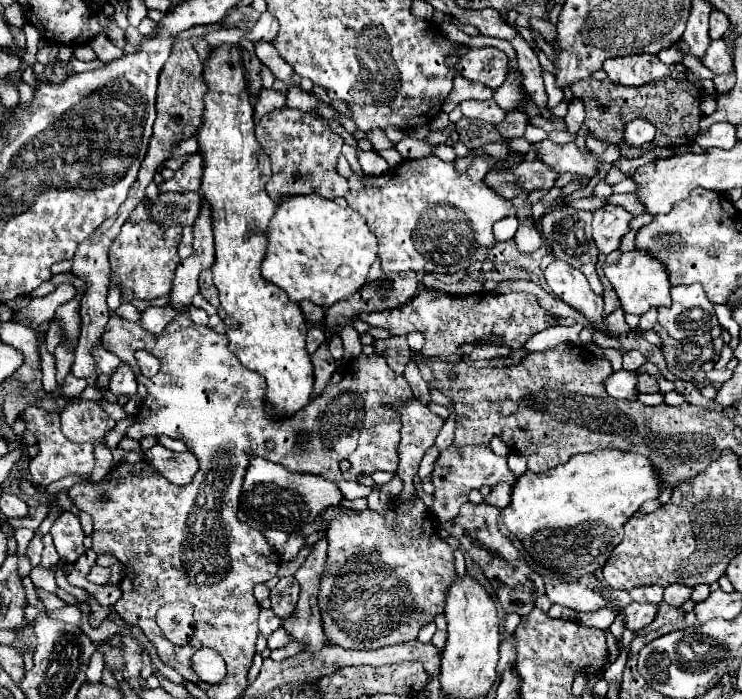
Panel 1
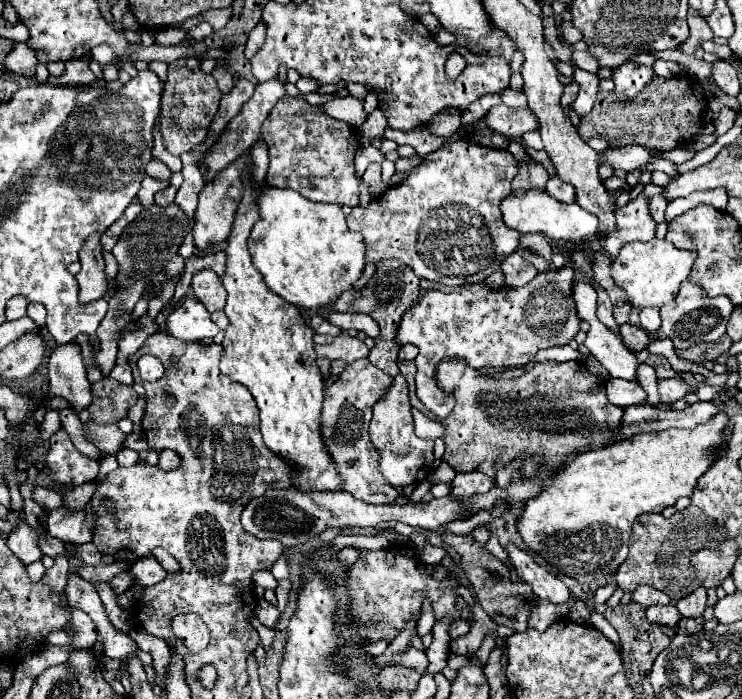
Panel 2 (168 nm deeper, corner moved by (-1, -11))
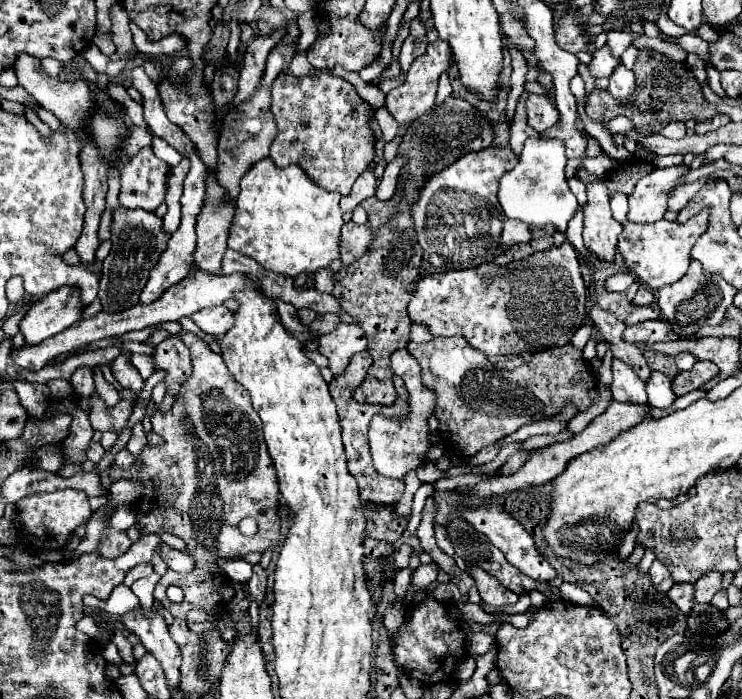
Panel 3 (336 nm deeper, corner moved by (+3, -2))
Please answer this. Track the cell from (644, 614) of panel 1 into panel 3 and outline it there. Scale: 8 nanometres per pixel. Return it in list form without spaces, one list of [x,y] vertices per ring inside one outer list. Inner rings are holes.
[[[681,583],[675,585],[667,591],[669,599],[683,611],[683,613],[691,613],[695,601],[693,601],[693,583]]]

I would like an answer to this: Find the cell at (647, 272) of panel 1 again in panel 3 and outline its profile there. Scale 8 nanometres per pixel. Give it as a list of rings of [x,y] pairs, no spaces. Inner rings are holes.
[[[703,209],[701,213],[693,215],[693,219],[685,221],[685,223],[667,221],[667,219],[661,219],[655,223],[643,223],[643,225],[625,223],[623,233],[619,235],[617,249],[623,255],[629,271],[633,275],[637,275],[637,279],[645,287],[657,291],[663,285],[671,285],[671,283],[679,281],[687,273],[687,267],[691,261],[689,253],[691,253],[695,241],[699,239],[699,235],[705,233],[707,223],[709,223],[709,209]]]

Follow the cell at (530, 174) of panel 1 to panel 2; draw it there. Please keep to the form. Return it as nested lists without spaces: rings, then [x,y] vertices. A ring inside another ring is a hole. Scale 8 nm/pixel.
[[[551,176],[549,180],[547,180],[547,194],[549,196],[553,196],[555,200],[559,200],[559,202],[575,202],[575,196],[573,196],[573,186],[571,184],[565,184],[559,176]]]

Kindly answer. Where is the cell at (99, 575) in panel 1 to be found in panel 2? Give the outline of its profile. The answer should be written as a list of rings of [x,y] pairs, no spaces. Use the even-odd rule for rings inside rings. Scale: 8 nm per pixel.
[[[121,572],[121,574],[113,576],[113,580],[109,580],[109,586],[113,588],[115,594],[125,592],[125,590],[131,586],[131,576],[129,576],[129,572]]]

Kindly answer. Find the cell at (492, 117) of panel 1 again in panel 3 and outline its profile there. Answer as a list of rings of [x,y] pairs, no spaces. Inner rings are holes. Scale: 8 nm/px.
[[[529,95],[527,115],[529,115],[529,125],[537,133],[547,131],[549,127],[553,127],[559,121],[559,111],[557,111],[555,103],[545,95]]]

